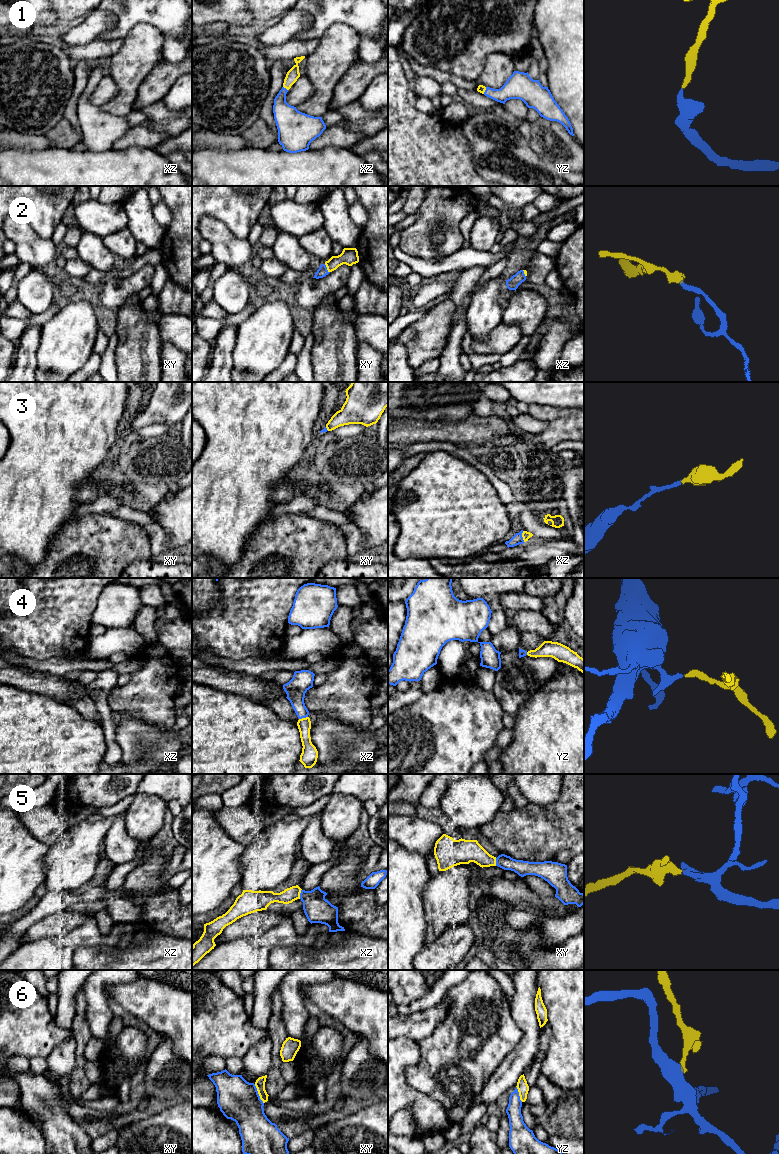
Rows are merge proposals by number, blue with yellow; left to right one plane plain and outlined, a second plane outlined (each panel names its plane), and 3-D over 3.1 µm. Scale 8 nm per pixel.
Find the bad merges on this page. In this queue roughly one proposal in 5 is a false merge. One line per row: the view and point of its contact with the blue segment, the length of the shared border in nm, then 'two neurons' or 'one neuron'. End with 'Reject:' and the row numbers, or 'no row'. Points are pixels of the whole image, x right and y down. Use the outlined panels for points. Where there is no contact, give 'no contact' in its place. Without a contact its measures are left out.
1: xz (285, 88) | 50 nm | one neuron
2: xy (326, 268) | 80 nm | one neuron
3: xz (522, 537) | 100 nm | one neuron
4: xz (303, 717) | 80 nm | one neuron
5: xz (300, 894) | 80 nm | one neuron
6: xy (258, 1094) | 180 nm | two neurons
Reject: 6

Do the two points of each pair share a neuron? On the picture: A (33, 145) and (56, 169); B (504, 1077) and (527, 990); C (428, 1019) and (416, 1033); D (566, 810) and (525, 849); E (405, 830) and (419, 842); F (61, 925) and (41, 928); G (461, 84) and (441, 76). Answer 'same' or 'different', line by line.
A: different
B: same
C: same
D: same
E: same
F: same
G: same

